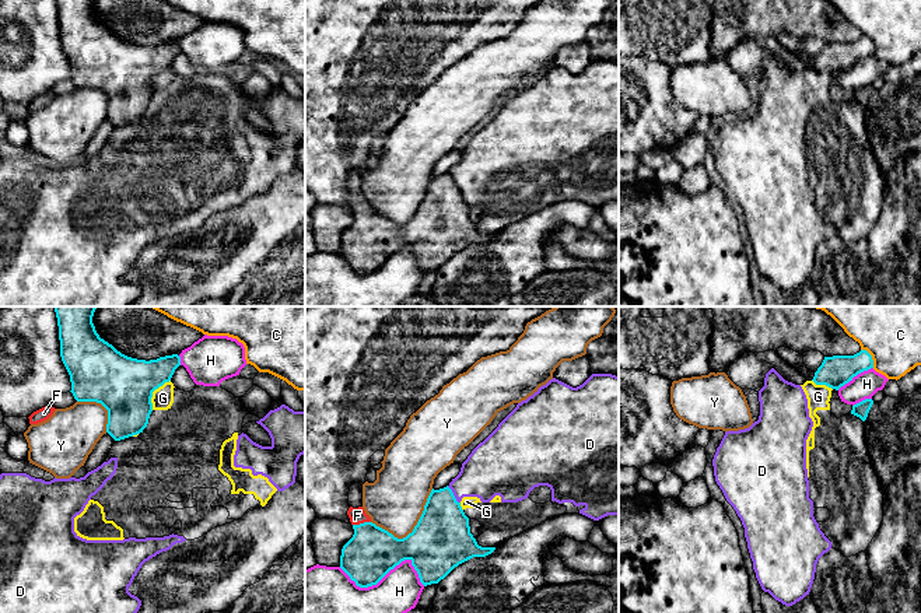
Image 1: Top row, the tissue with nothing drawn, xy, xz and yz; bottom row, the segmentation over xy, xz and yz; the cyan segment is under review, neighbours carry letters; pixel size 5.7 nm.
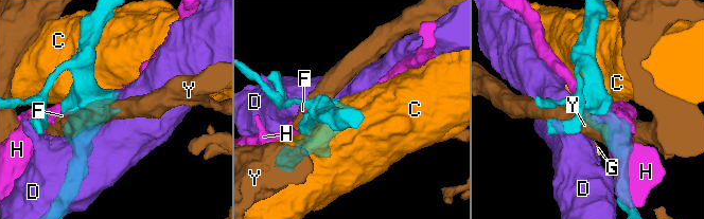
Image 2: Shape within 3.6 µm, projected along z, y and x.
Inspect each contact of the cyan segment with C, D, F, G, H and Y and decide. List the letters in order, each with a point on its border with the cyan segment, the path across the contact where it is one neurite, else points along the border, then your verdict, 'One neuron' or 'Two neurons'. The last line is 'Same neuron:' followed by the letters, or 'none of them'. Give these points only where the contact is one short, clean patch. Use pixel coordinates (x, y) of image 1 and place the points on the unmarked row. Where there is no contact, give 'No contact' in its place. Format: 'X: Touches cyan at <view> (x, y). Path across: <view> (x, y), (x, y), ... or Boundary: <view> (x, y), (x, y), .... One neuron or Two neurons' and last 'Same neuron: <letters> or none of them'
C: Touches cyan at yz (871, 44). Two neurons
D: Touches cyan at xz (452, 181). Two neurons
F: Touches cyan at xz (361, 210). Path across: xz (371, 240), (371, 233), (361, 210), (357, 202). One neuron
G: Touches cyan at xy (153, 77). Boundary: xy (170, 66), (153, 79), (151, 95). Two neurons
H: Touches cyan at xz (387, 259). Two neurons
Y: Touches cyan at xz (413, 217). Two neurons
Same neuron: F

